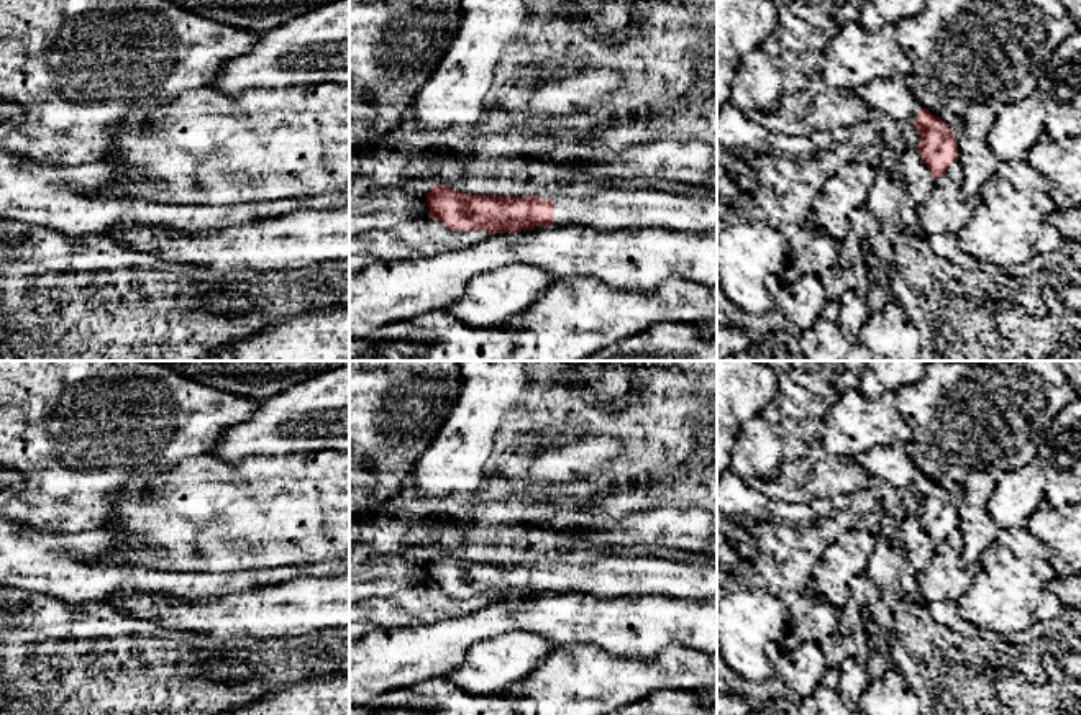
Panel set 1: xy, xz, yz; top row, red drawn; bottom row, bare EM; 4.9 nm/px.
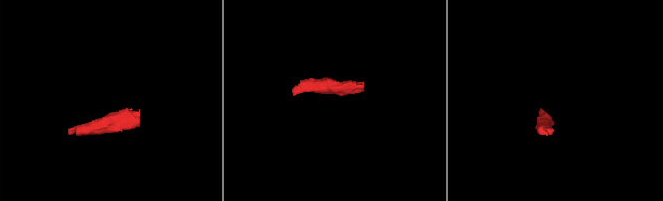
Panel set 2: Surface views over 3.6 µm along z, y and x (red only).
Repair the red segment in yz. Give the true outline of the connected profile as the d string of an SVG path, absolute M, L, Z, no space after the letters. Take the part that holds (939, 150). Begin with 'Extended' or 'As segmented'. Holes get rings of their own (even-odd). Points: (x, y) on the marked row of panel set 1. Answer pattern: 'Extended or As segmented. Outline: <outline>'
As segmented. Outline: M919 110L914 121L920 134L919 153L932 172L933 179L945 175L948 167L958 161L956 134L928 110Z

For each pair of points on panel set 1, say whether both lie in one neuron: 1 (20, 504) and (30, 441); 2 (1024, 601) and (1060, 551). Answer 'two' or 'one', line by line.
1: one
2: two

